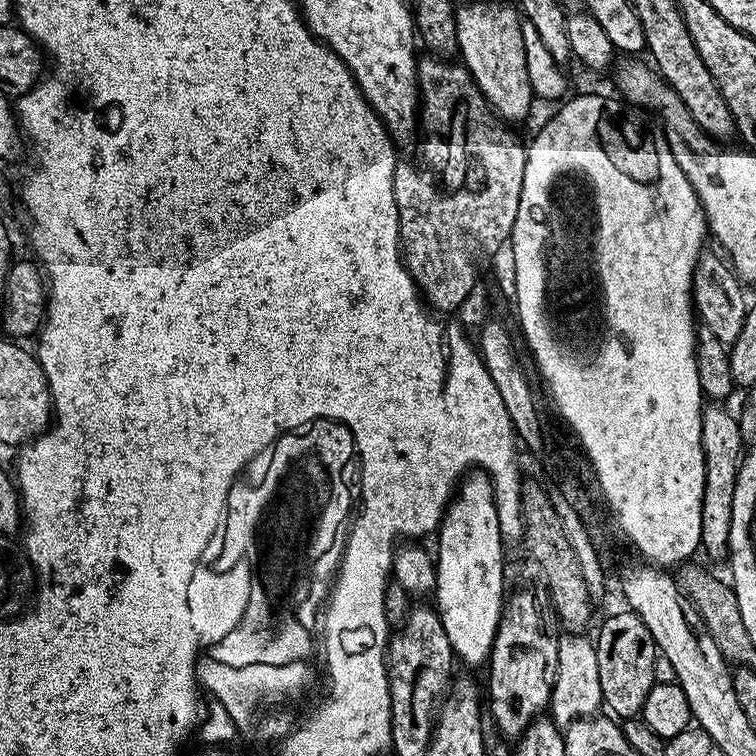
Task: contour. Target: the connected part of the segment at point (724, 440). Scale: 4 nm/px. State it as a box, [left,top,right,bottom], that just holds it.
[700,402,744,562]

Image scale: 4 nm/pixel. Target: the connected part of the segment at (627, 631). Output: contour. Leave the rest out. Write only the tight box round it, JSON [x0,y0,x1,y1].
[594,610,658,718]

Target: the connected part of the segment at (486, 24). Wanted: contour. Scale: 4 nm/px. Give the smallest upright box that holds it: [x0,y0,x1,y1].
[456,3,534,122]

